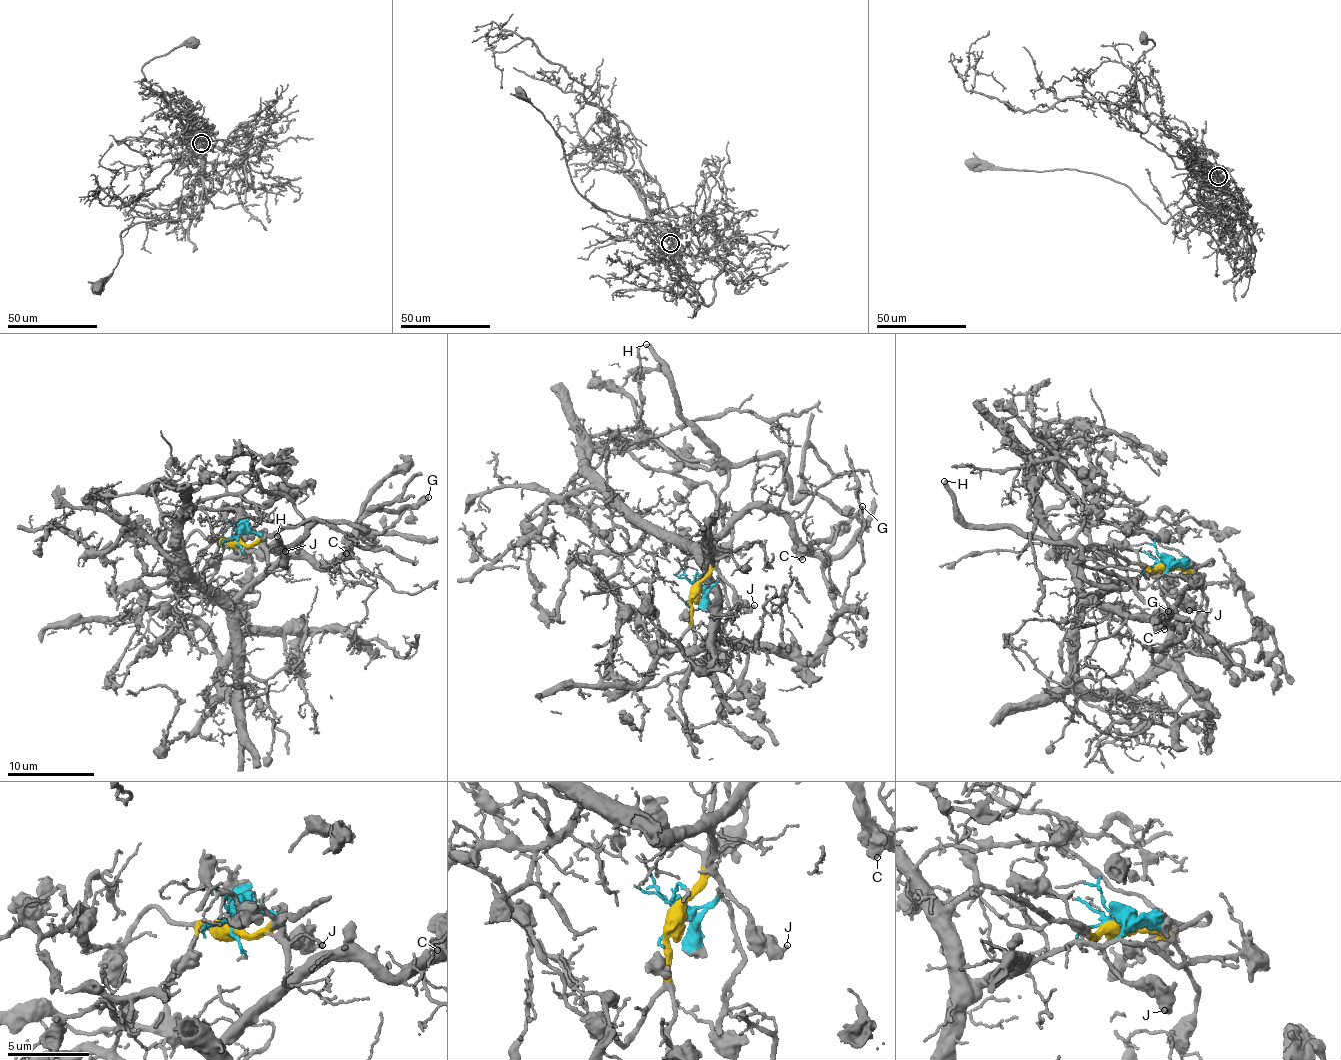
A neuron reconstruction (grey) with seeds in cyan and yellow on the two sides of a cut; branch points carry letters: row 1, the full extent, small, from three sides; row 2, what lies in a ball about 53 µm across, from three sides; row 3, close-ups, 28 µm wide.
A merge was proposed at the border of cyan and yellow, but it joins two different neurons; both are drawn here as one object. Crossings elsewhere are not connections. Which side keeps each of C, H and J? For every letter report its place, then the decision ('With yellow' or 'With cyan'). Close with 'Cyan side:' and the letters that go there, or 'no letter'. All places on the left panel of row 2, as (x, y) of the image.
C: Place: (346, 553). With cyan
H: Place: (277, 536). With yellow
J: Place: (285, 551). With cyan
Cyan side: C, J

